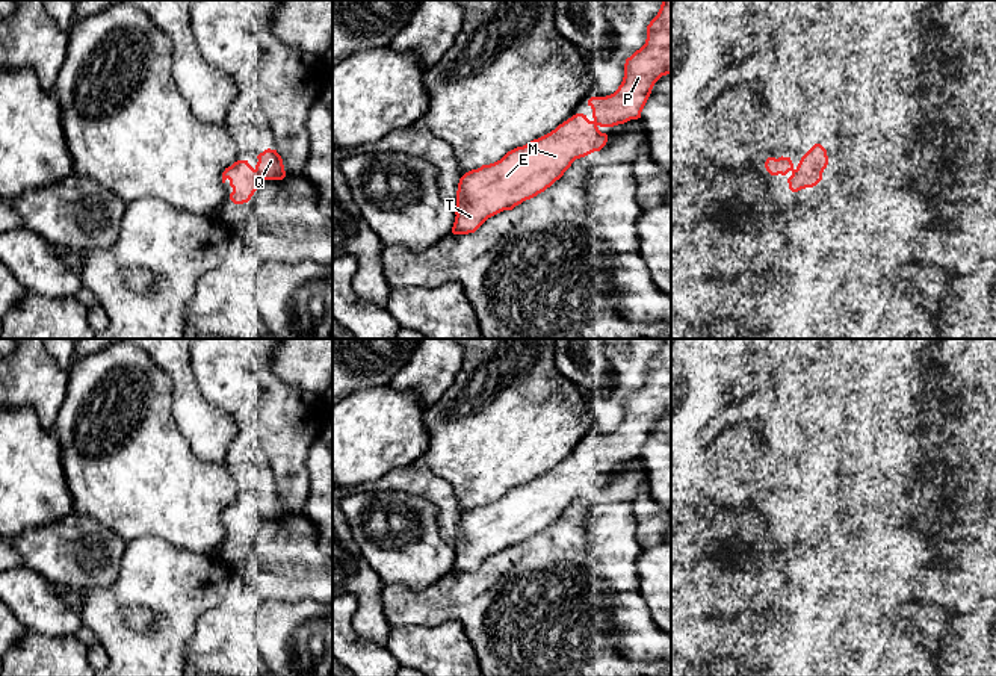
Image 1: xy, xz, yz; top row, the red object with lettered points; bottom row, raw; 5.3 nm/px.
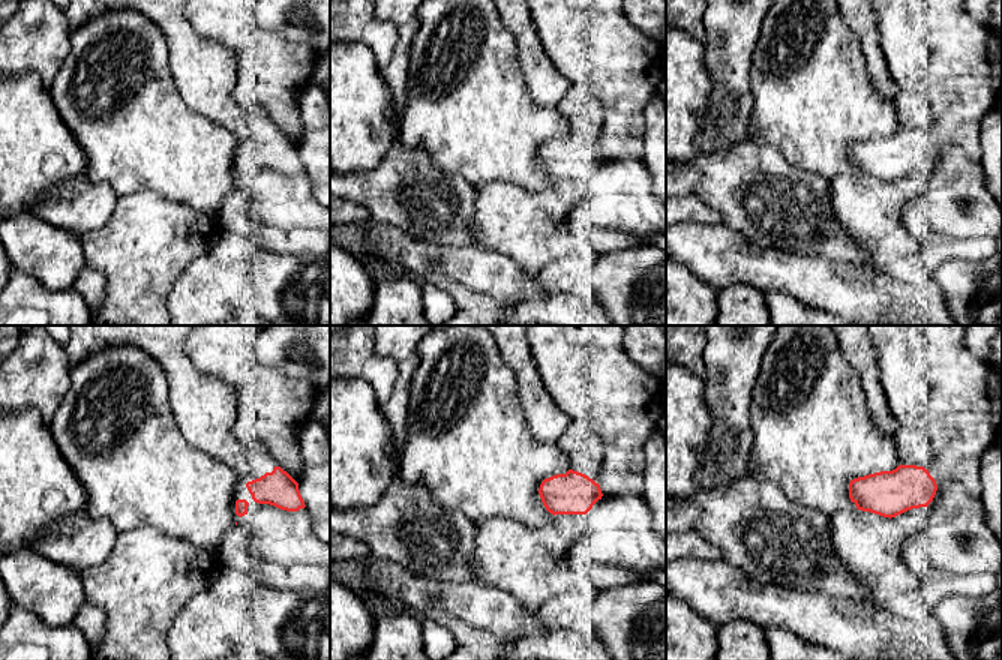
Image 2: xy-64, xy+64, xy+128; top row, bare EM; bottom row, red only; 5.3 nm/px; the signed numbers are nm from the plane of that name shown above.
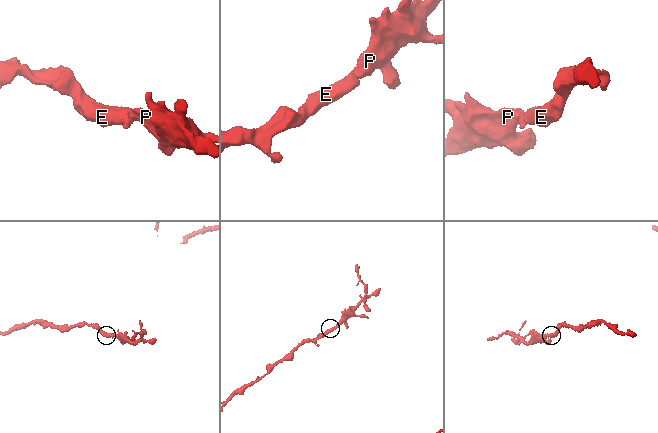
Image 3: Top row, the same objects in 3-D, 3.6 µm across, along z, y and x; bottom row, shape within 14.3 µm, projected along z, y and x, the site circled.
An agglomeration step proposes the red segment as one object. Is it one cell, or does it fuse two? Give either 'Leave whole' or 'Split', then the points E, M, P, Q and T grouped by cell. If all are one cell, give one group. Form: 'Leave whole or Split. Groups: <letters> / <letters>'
Leave whole. Groups: E M P Q T

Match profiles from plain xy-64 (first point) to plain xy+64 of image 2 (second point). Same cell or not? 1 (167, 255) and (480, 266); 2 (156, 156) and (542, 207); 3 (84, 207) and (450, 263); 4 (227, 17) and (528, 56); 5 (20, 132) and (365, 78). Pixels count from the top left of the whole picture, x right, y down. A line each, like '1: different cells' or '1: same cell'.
1: different cells
2: different cells
3: different cells
4: different cells
5: same cell

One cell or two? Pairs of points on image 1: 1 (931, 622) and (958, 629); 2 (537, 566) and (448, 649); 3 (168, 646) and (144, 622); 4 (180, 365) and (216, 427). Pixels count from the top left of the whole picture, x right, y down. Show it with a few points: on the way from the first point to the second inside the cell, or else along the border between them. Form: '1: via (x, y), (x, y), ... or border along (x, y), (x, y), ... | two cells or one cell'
1: border along (949, 613), (943, 625), (940, 644), (934, 652) | two cells
2: border along (429, 626), (457, 620), (478, 660) | two cells
3: border along (121, 613), (127, 608), (147, 608), (157, 623) | two cells
4: via (183, 380), (186, 396), (201, 412) | one cell

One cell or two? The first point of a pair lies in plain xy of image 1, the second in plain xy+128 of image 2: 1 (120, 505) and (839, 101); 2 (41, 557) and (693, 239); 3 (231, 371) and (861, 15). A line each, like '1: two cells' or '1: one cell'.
1: one cell
2: two cells
3: two cells

